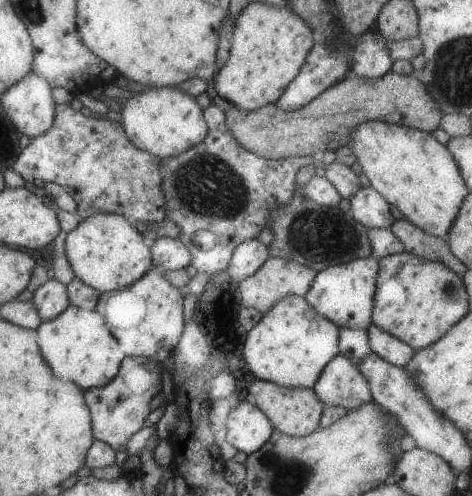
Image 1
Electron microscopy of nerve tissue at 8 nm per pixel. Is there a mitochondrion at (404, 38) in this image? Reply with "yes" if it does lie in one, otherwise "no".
no

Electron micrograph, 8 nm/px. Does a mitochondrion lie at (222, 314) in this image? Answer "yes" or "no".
no

